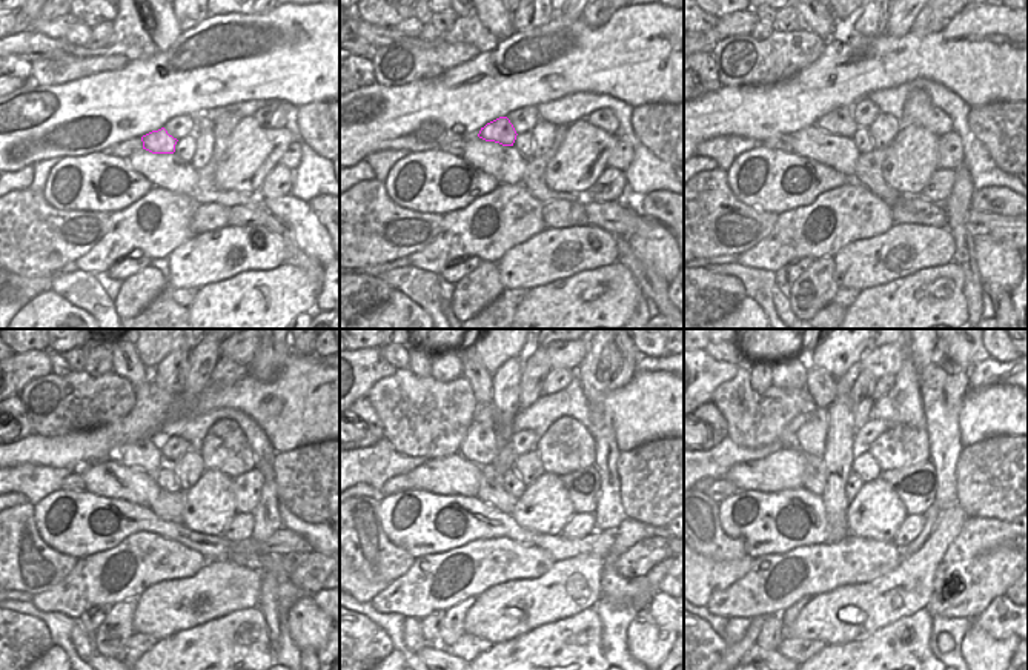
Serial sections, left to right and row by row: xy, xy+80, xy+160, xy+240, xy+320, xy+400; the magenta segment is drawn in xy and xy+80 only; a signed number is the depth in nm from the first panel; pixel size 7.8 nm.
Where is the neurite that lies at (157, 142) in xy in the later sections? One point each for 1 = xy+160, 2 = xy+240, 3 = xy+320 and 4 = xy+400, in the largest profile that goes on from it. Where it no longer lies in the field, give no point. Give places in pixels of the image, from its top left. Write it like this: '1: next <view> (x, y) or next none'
1: next xy+160 (839, 122)
2: next xy+240 (145, 454)
3: next xy+320 (480, 446)
4: next xy+400 (810, 438)

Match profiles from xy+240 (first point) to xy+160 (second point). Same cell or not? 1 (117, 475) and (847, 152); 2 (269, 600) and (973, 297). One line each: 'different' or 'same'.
1: same
2: same

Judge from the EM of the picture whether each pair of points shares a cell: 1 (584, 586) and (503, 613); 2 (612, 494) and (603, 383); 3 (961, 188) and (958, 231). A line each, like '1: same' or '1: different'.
1: same
2: same
3: same

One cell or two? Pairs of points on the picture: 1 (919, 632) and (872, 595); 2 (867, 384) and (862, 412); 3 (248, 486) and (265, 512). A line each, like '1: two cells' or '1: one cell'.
1: two cells
2: one cell
3: two cells

